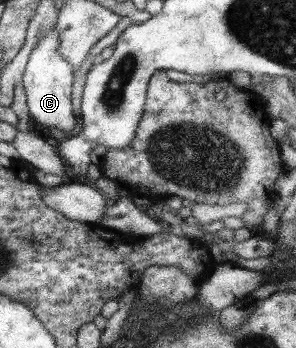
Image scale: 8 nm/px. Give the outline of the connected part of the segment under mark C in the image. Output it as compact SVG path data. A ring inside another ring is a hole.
M56 26L44 34L36 48L32 50L22 76L22 84L26 90L29 116L38 124L41 131L52 131L54 134L63 135L71 133L76 126L76 116L72 111L72 82L75 69L70 61L58 52L60 36Z

